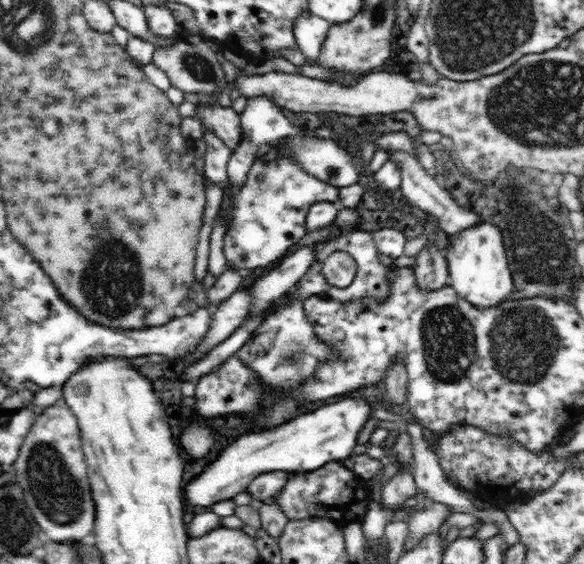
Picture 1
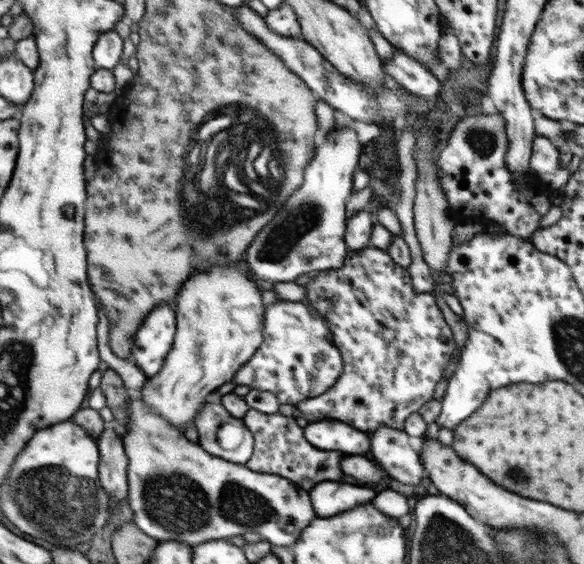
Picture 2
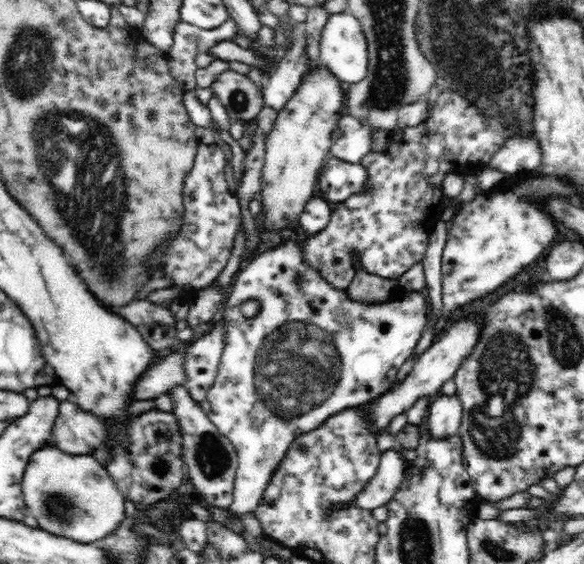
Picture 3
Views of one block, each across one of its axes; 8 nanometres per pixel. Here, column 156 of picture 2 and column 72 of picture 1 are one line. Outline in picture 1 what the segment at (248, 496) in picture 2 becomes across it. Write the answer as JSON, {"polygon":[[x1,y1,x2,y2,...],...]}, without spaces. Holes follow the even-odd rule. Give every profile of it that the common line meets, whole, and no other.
{"polygon":[[64,401,54,403,54,406,45,408,41,414,36,416,34,426,24,438,15,468,16,482,23,490,24,500,43,530,45,540,68,543,72,540,91,538,96,509,86,476,87,465,82,451,78,421]]}

